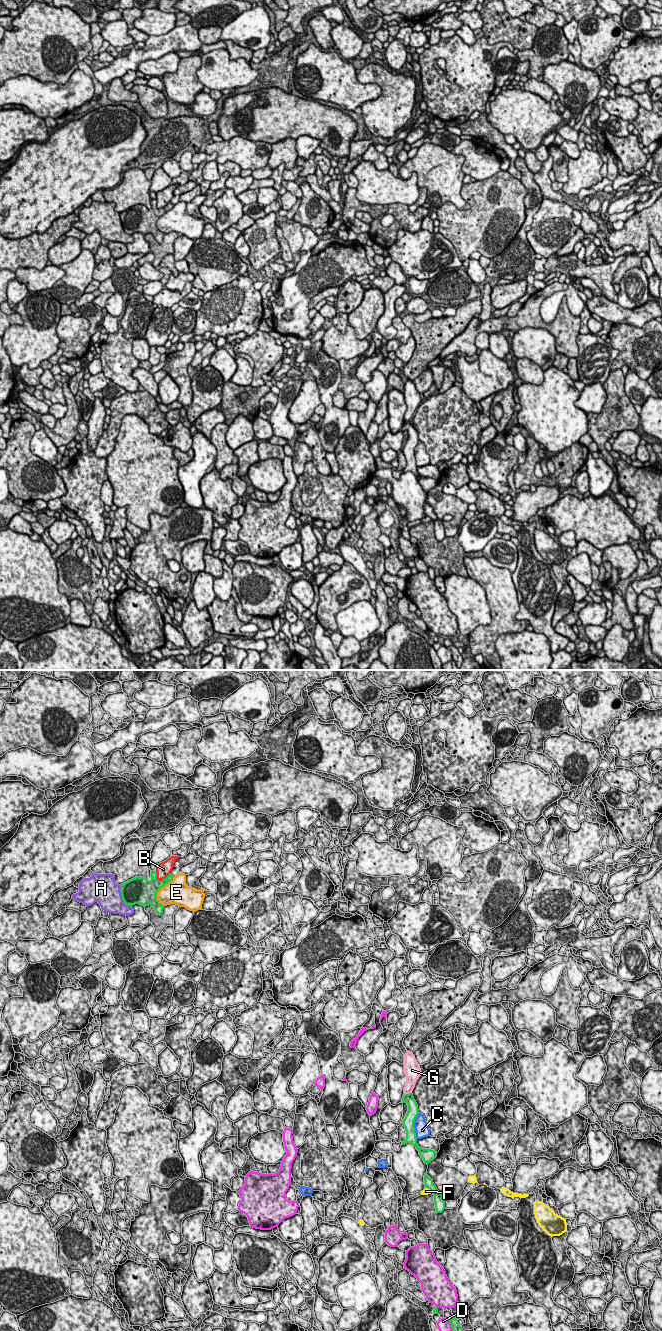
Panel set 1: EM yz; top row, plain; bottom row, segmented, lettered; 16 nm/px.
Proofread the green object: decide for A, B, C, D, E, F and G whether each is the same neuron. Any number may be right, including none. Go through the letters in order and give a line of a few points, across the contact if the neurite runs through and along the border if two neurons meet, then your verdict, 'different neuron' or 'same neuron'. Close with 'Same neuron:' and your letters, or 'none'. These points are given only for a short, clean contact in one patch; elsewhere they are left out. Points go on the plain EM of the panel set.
A: different neuron
B: different neuron
C: different neuron
D: different neuron
E: different neuron
F: line yz (425, 515), (433, 520); different neuron
G: different neuron
Same neuron: none

